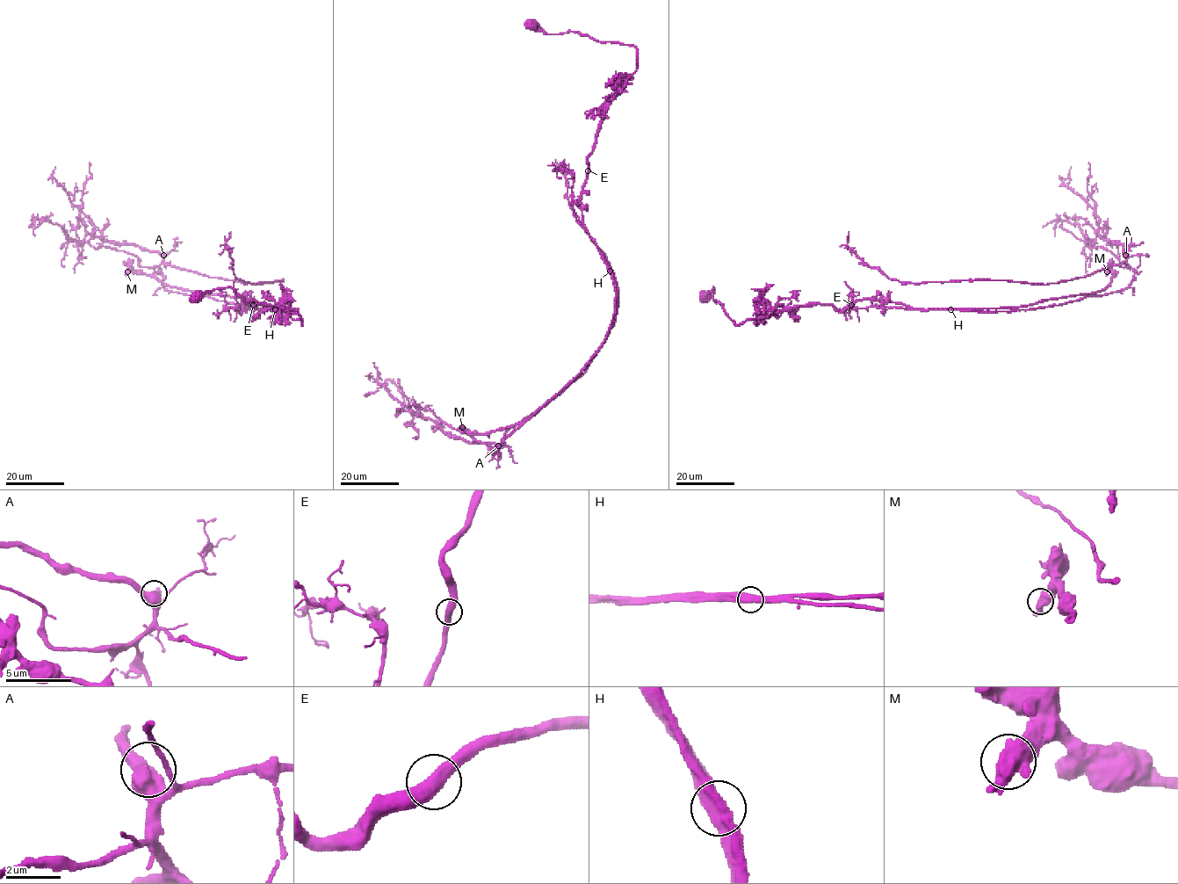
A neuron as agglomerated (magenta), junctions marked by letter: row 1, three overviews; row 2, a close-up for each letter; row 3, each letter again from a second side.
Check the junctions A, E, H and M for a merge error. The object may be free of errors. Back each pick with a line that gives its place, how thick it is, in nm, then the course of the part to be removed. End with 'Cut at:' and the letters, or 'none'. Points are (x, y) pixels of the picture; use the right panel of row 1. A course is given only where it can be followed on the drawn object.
H: at (950, 309); 550 nm thick; foreign part runs (950, 309), (1058, 306), (1119, 292), (1133, 270), (1124, 263), (1044, 284), (902, 283), (860, 258), (848, 232)
Cut at: H

